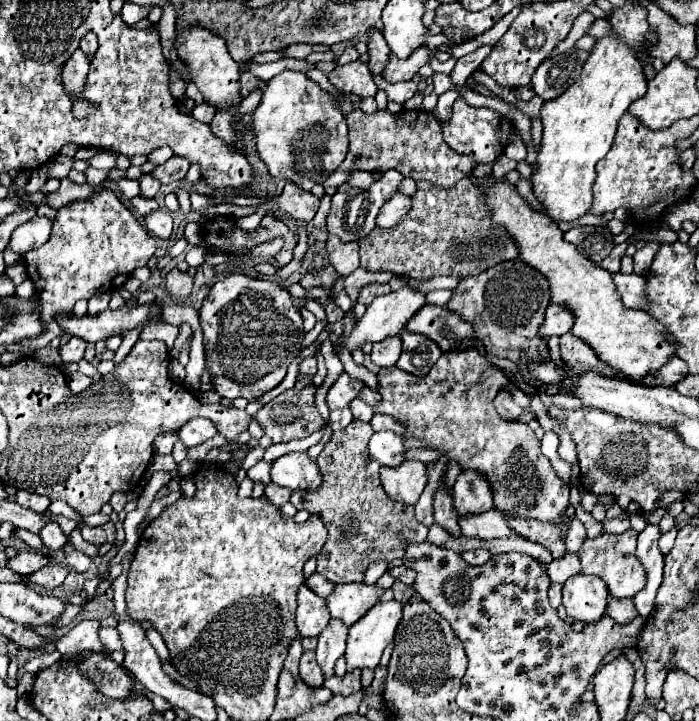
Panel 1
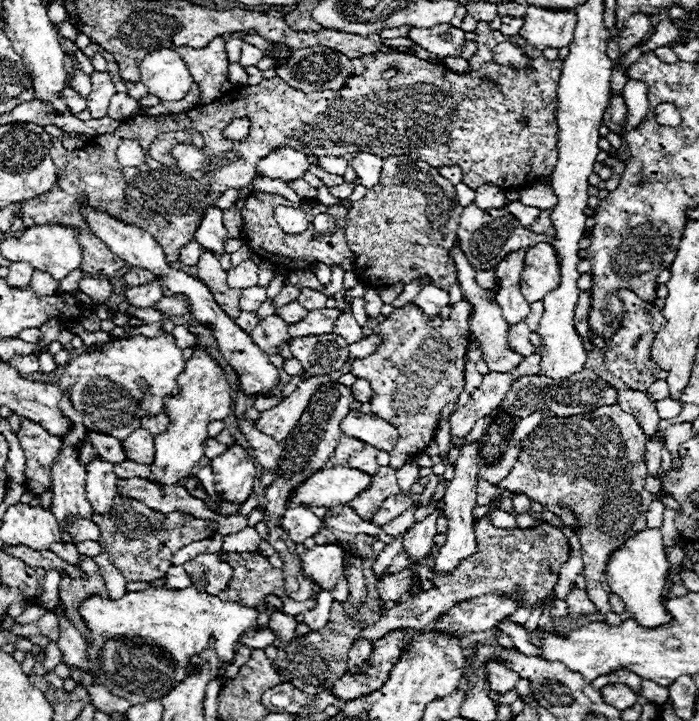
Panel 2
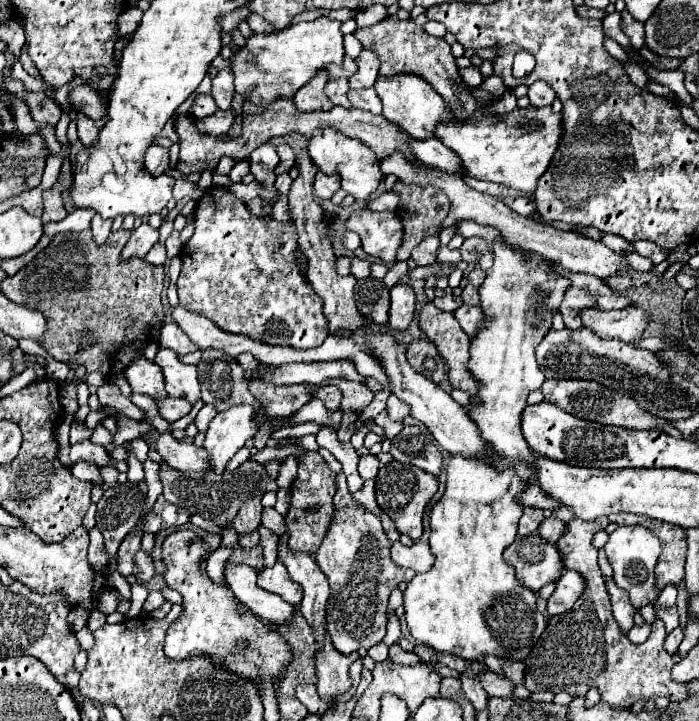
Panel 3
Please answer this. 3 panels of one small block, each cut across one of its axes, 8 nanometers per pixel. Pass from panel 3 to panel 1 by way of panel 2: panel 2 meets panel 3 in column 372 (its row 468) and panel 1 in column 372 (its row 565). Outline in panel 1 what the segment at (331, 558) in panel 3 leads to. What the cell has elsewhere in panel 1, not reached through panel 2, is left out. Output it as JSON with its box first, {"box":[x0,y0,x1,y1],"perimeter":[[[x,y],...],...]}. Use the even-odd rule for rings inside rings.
{"box":[326,584,384,626],"perimeter":[[[338,584],[332,594],[326,598],[330,616],[334,620],[342,620],[346,626],[356,624],[376,602],[380,602],[380,596],[384,594],[384,588],[376,584]]]}

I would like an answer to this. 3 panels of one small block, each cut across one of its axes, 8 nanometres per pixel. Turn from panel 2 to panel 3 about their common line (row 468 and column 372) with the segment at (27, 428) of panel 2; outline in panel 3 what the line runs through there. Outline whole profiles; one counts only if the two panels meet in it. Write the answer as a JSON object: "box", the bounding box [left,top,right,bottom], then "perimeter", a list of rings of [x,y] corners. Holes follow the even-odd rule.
{"box":[354,16,516,122],"perimeter":[[[388,16],[382,22],[370,26],[370,28],[358,28],[354,34],[364,48],[376,52],[380,56],[380,76],[396,76],[396,74],[416,74],[420,78],[424,78],[454,110],[454,118],[464,122],[468,120],[478,108],[488,110],[490,114],[508,114],[516,108],[516,96],[512,90],[506,90],[506,94],[496,100],[490,108],[480,106],[480,102],[476,98],[472,98],[472,94],[468,94],[468,88],[464,86],[458,68],[454,64],[454,56],[450,52],[450,46],[436,36],[426,34],[420,26],[416,26],[412,20],[398,20],[398,16]]]}

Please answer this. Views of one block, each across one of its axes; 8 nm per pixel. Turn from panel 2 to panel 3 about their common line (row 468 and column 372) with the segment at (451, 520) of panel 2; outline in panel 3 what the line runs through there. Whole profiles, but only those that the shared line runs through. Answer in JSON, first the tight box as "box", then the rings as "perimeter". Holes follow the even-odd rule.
{"box":[358,454,380,480],"perimeter":[[[364,454],[358,462],[358,472],[362,476],[362,480],[368,480],[368,478],[376,478],[378,474],[378,468],[380,468],[380,462],[376,456],[372,454]]]}

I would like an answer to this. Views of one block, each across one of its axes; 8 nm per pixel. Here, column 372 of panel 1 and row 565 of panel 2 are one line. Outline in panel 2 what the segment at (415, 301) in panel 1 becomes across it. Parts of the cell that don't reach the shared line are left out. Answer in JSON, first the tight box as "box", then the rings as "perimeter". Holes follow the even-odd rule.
{"box":[302,544,344,590],"perimeter":[[[326,544],[326,546],[314,546],[312,550],[306,550],[302,556],[302,572],[306,578],[310,578],[316,586],[322,590],[332,590],[340,576],[344,574],[342,568],[342,546],[340,544]]]}

